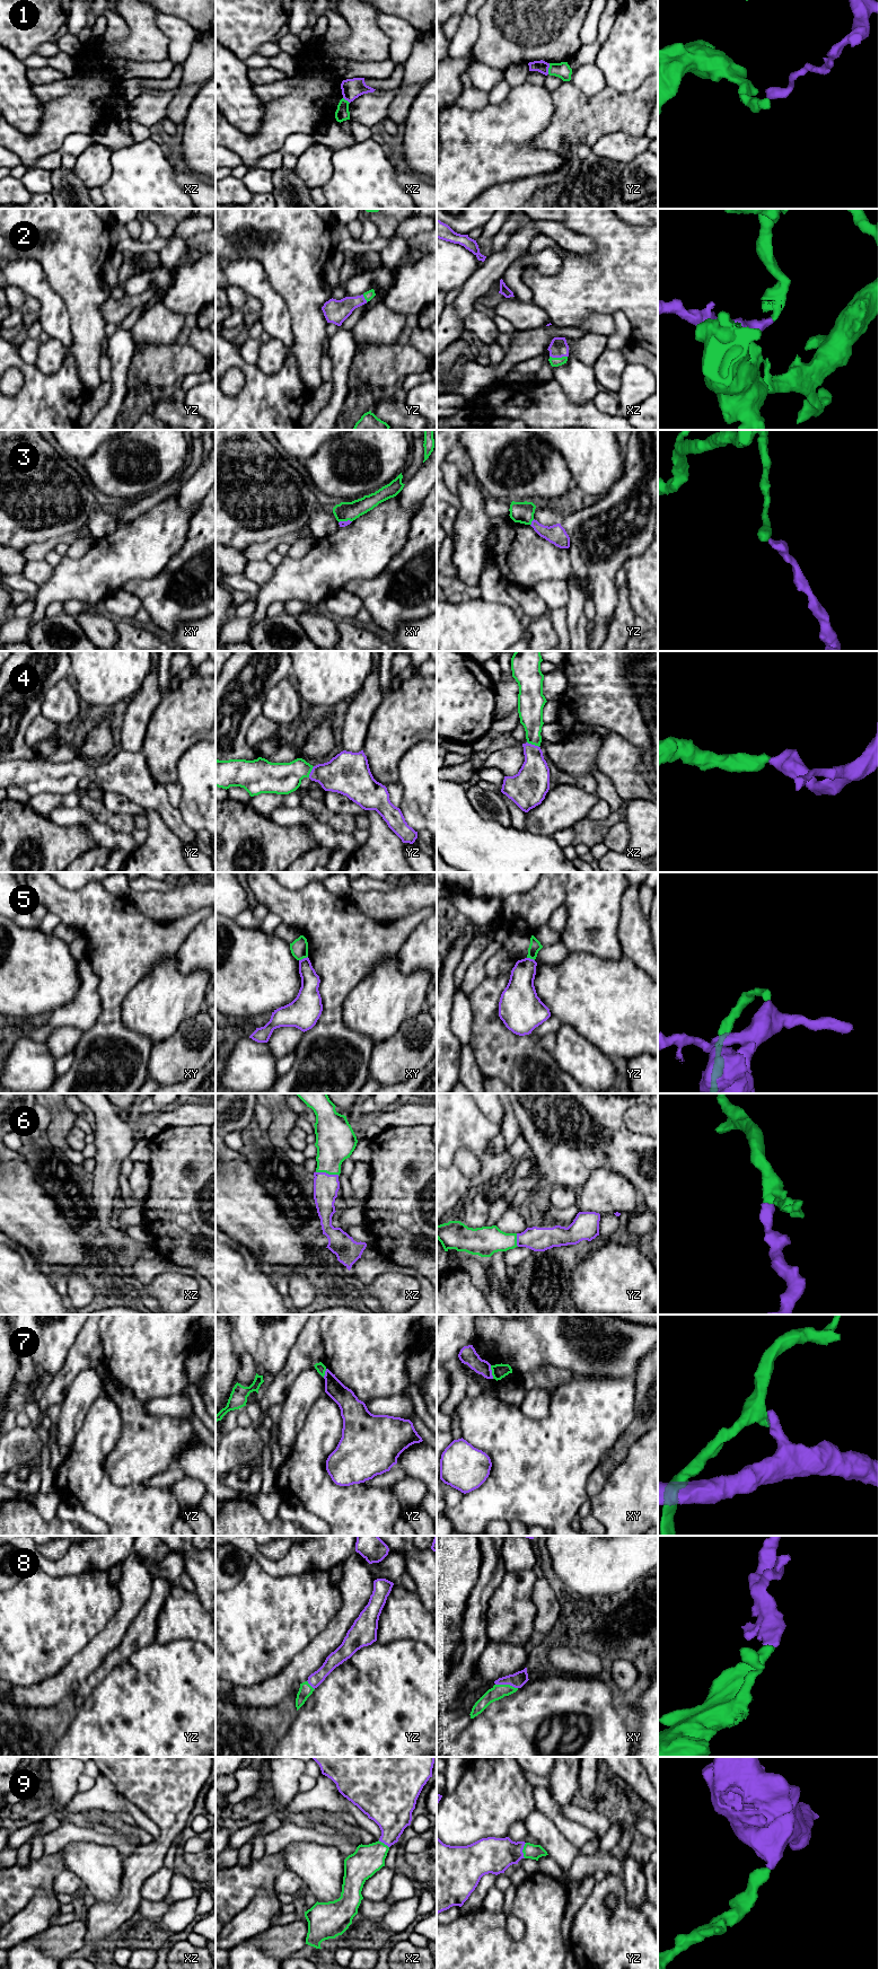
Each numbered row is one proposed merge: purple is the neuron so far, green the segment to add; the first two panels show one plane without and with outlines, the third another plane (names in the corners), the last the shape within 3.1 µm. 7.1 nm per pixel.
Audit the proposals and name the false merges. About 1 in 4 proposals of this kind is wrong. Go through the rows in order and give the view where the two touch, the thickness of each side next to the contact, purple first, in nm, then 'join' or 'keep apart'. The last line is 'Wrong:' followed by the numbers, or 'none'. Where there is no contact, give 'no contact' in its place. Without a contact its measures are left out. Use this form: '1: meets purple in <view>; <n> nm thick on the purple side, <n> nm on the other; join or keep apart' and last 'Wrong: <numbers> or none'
1: meets purple in yz; 90 nm thick on the purple side, 120 nm on the other; keep apart
2: meets purple in xz; 140 nm thick on the purple side, 60 nm on the other; join
3: meets purple in yz; 140 nm thick on the purple side, 150 nm on the other; keep apart
4: meets purple in xz; 240 nm thick on the purple side, 180 nm on the other; join
5: meets purple in xy; 140 nm thick on the purple side, 130 nm on the other; keep apart
6: meets purple in xz; 180 nm thick on the purple side, 280 nm on the other; join
7: meets purple in xy; 120 nm thick on the purple side, 110 nm on the other; keep apart
8: meets purple in xy; 110 nm thick on the purple side, 100 nm on the other; join
9: meets purple in yz; 260 nm thick on the purple side, 110 nm on the other; join
Wrong: 1, 3, 5, 7

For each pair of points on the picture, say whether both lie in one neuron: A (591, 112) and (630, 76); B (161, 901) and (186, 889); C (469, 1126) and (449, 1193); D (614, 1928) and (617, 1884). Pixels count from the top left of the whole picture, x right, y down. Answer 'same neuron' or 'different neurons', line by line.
A: different neurons
B: same neuron
C: same neuron
D: same neuron

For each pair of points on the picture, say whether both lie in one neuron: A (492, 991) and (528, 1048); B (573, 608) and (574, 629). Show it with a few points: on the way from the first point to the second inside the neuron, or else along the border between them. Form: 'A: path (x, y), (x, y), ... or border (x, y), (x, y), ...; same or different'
A: path (491, 1008), (491, 1022), (511, 1043); same
B: path (574, 613), (574, 624); same

